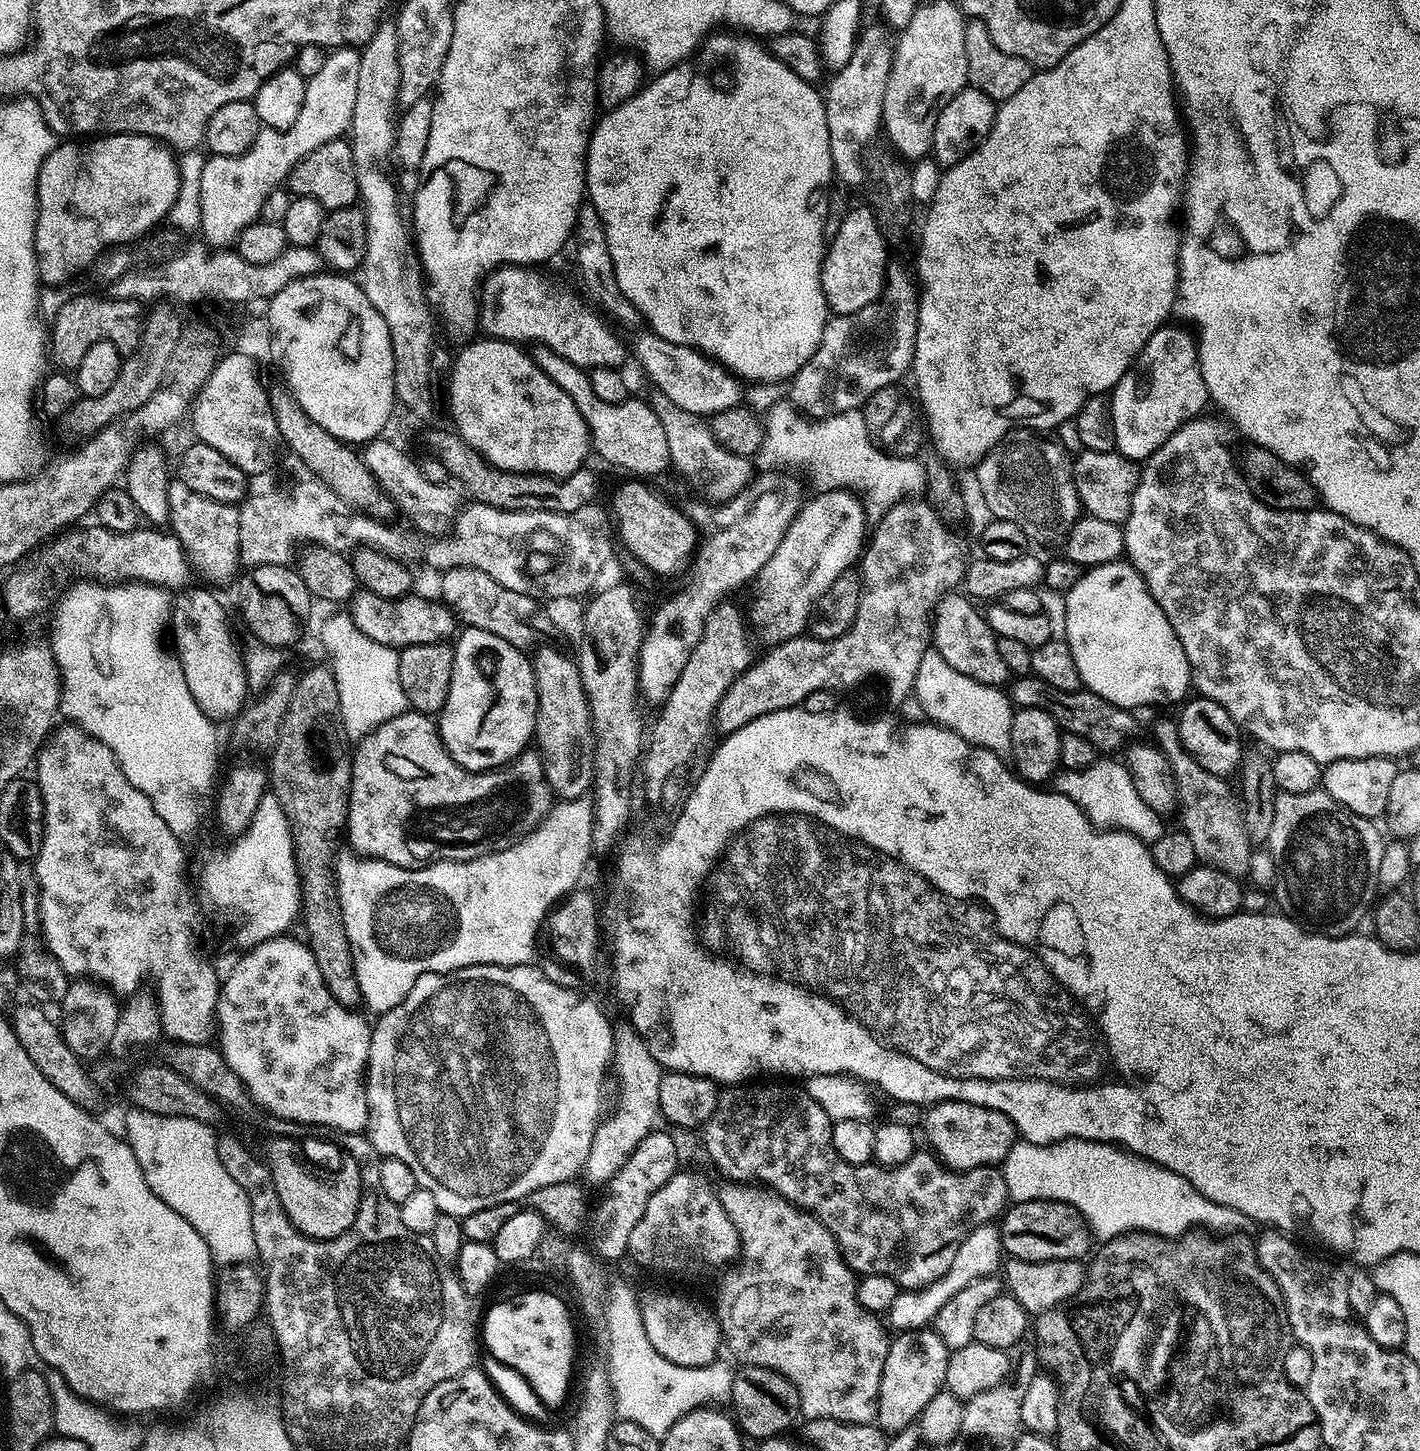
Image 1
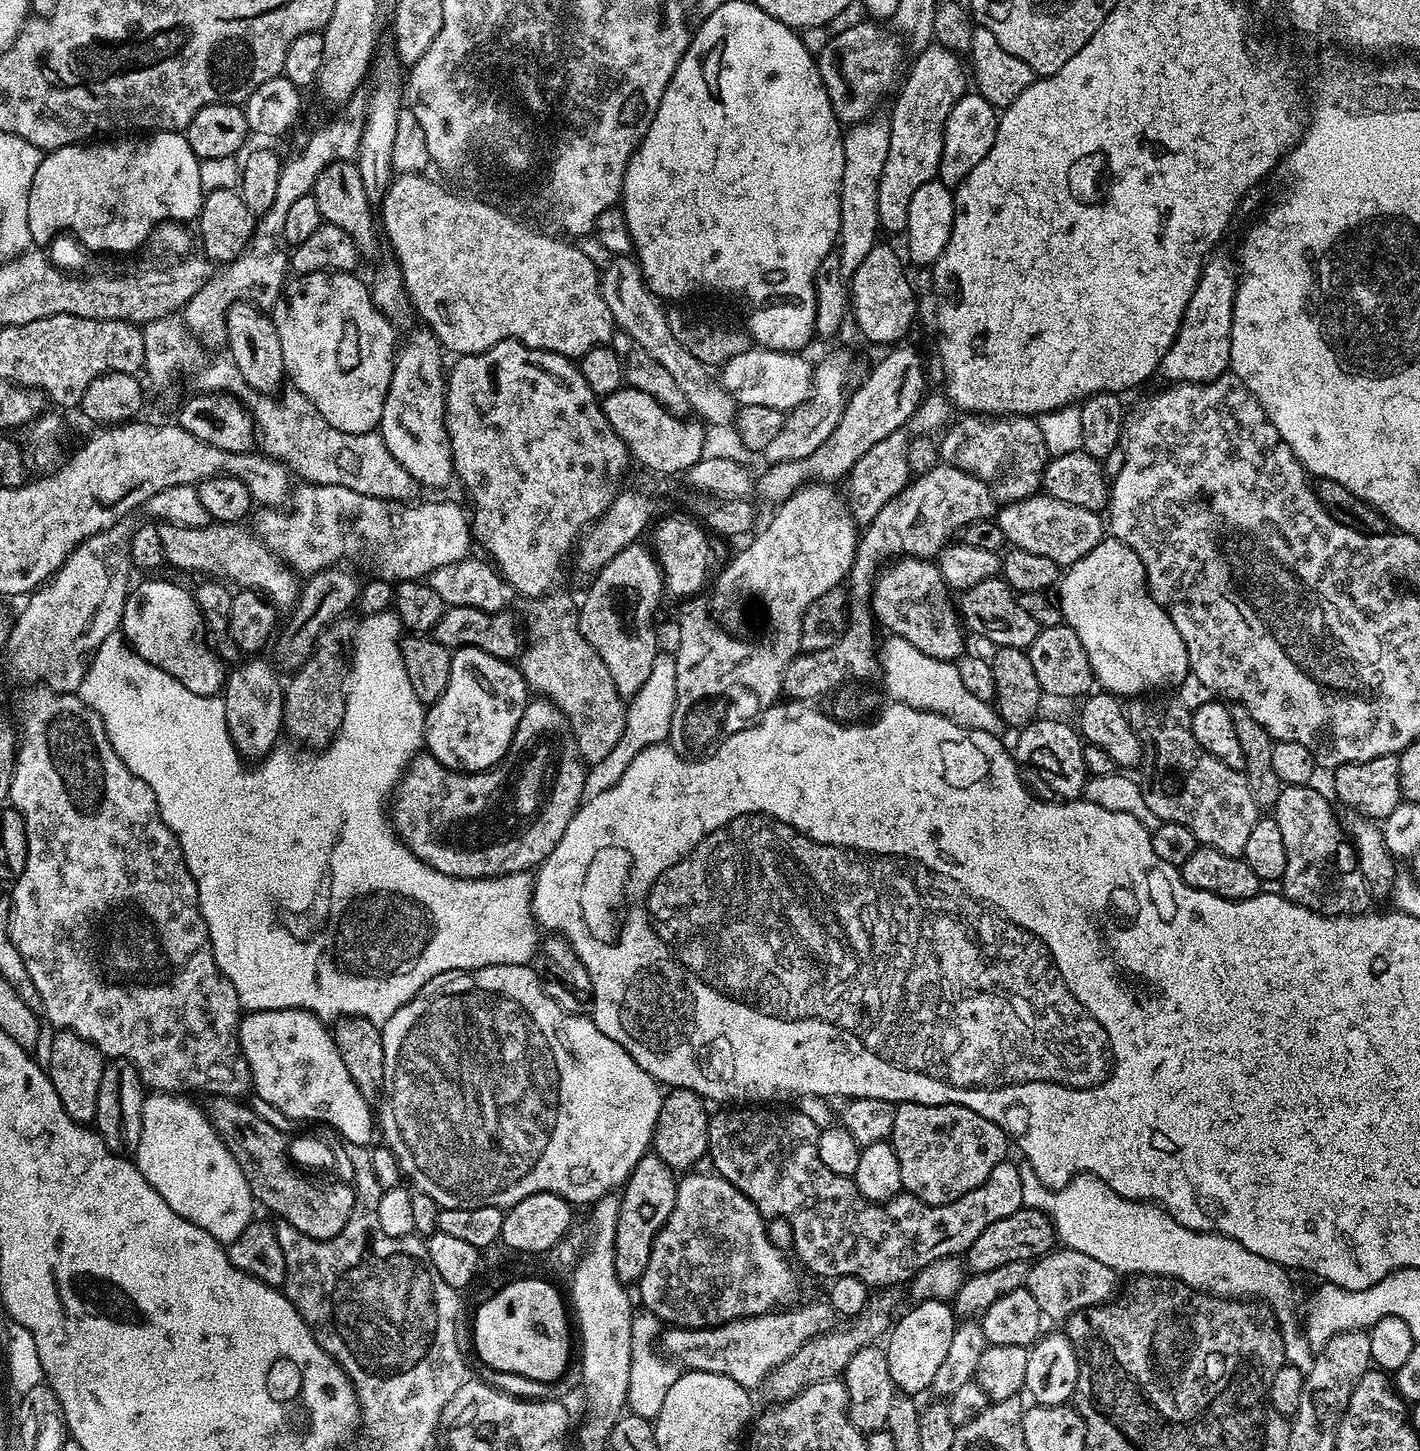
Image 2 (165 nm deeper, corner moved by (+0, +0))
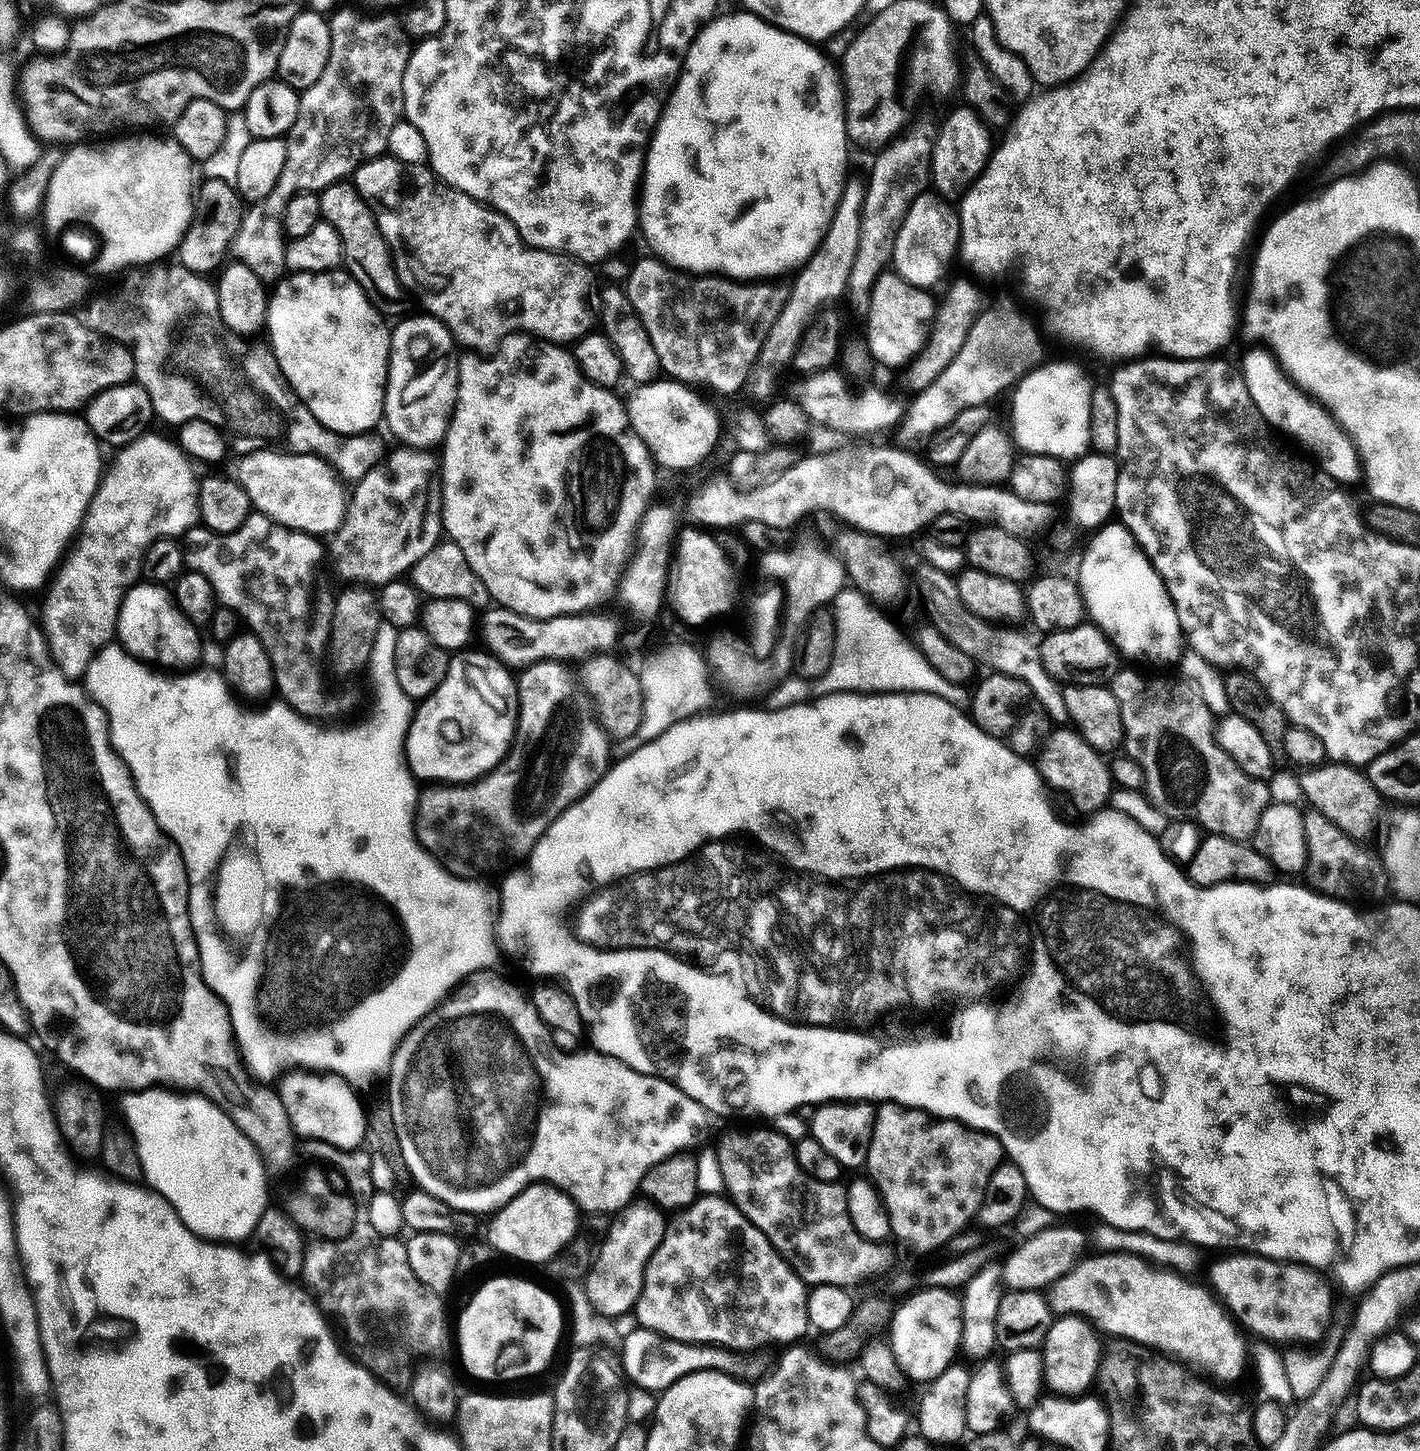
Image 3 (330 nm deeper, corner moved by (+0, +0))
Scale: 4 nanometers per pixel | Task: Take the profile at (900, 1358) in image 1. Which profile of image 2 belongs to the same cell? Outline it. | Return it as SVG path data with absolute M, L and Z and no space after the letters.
M922 1300L913 1305L901 1320L899 1317L893 1323L886 1336L890 1378L893 1385L904 1394L929 1390L938 1366L946 1359L958 1325L958 1317L951 1303L942 1300Z

